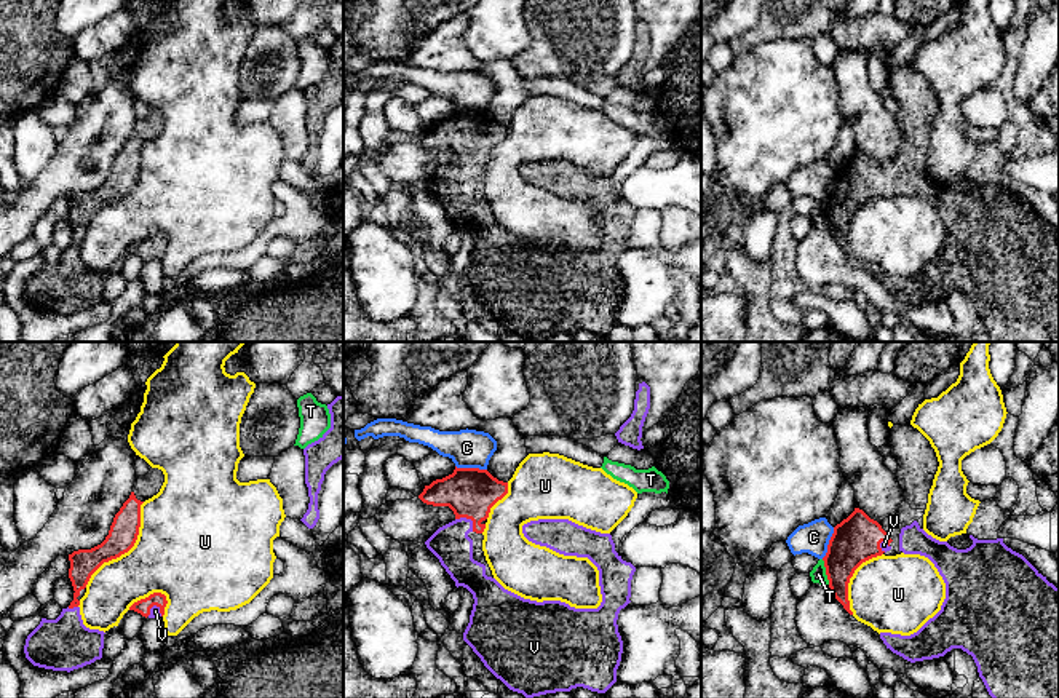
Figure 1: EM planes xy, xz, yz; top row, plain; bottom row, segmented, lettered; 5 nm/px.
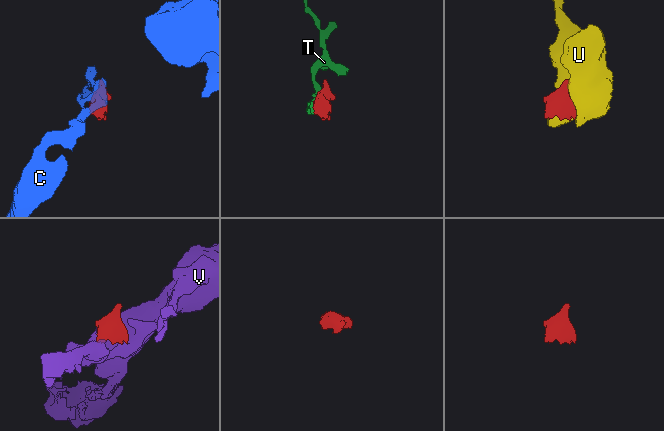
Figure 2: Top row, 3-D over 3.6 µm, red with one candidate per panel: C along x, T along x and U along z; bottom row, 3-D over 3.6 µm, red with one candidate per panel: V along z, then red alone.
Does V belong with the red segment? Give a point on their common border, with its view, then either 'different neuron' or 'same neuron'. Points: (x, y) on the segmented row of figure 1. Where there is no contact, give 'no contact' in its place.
xz (468, 518) | same neuron

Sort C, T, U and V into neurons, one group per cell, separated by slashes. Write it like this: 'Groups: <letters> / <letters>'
Groups: C / T / U / V

